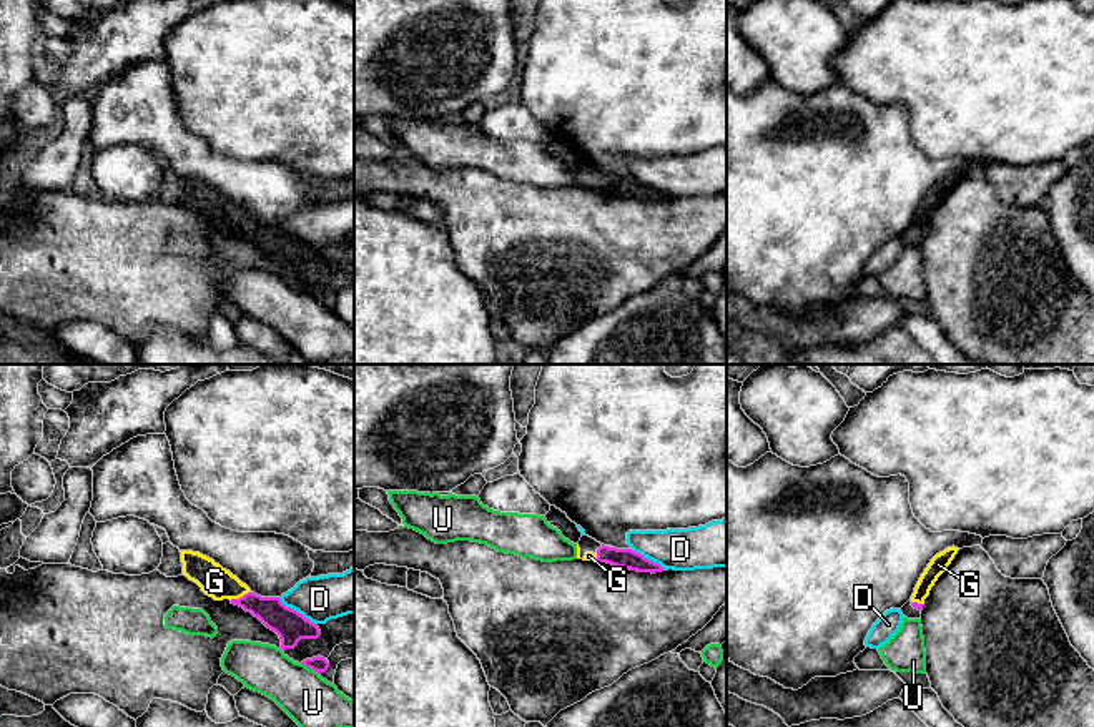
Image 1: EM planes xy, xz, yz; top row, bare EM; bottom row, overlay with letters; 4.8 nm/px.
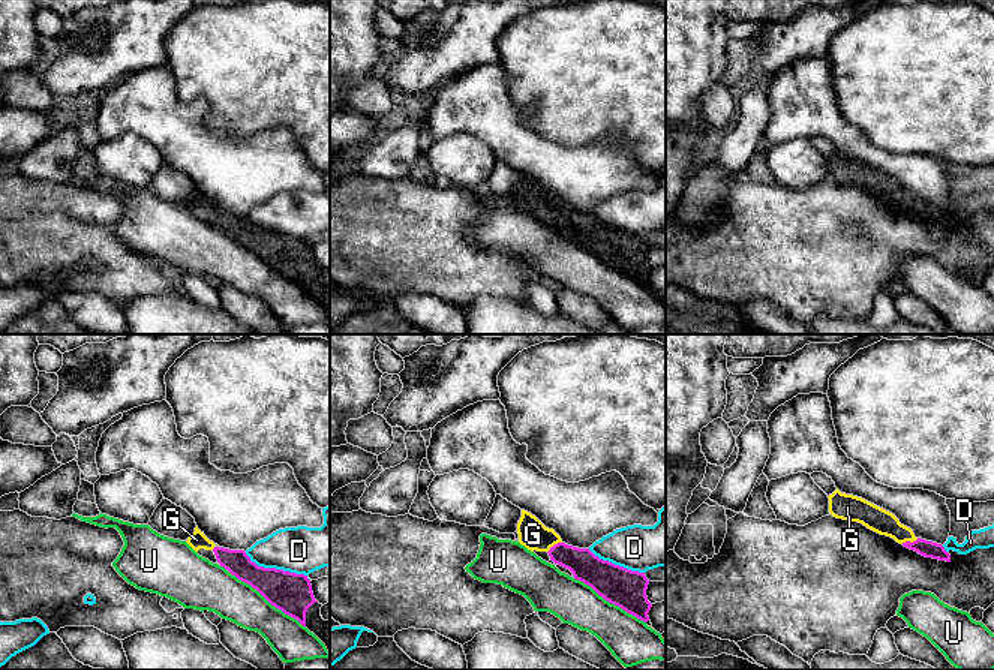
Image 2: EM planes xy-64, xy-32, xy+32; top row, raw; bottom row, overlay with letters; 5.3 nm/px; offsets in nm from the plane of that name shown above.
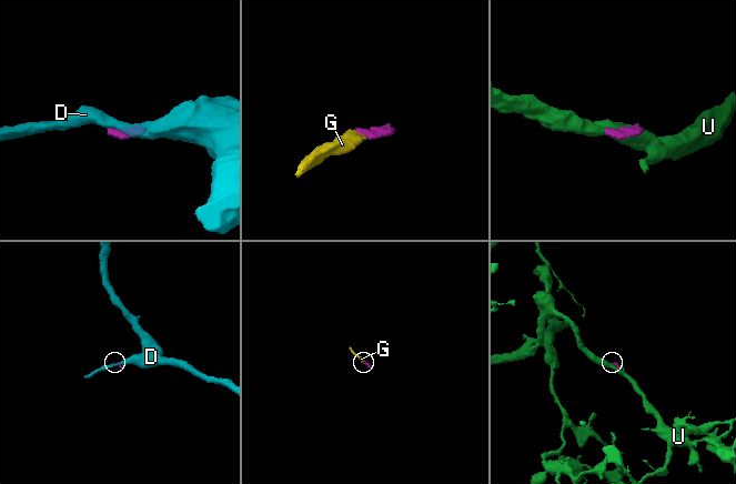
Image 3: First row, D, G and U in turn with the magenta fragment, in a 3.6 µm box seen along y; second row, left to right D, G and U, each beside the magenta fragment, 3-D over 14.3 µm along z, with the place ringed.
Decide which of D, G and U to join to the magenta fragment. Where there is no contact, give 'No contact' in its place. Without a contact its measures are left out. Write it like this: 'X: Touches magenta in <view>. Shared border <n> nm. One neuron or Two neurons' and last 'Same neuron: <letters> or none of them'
D: Touches magenta in xy. Shared border 240 nm. Two neurons
G: Touches magenta in xy. Shared border 110 nm. One neuron
U: Touches magenta in xy. Shared border 110 nm. Two neurons
Same neuron: G

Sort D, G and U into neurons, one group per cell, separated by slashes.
D / G / U

